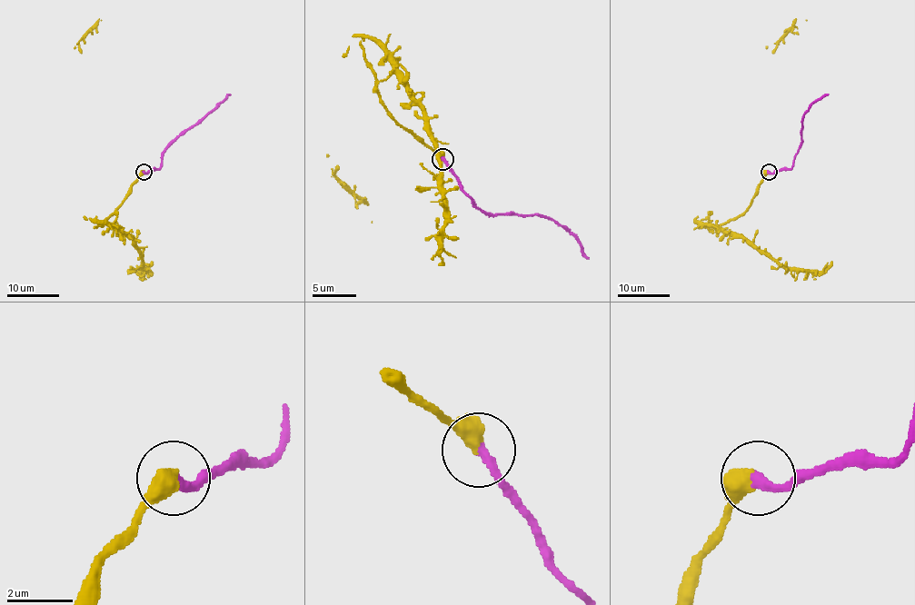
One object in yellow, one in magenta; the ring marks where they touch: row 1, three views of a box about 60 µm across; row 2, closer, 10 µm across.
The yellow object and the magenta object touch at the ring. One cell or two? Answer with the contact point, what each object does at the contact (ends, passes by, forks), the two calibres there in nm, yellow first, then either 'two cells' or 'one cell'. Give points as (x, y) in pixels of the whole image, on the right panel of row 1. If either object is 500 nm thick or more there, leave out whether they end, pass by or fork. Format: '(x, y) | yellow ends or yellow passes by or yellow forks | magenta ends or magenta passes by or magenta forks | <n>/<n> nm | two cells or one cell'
(769, 172) | 550/320 nm | one cell

